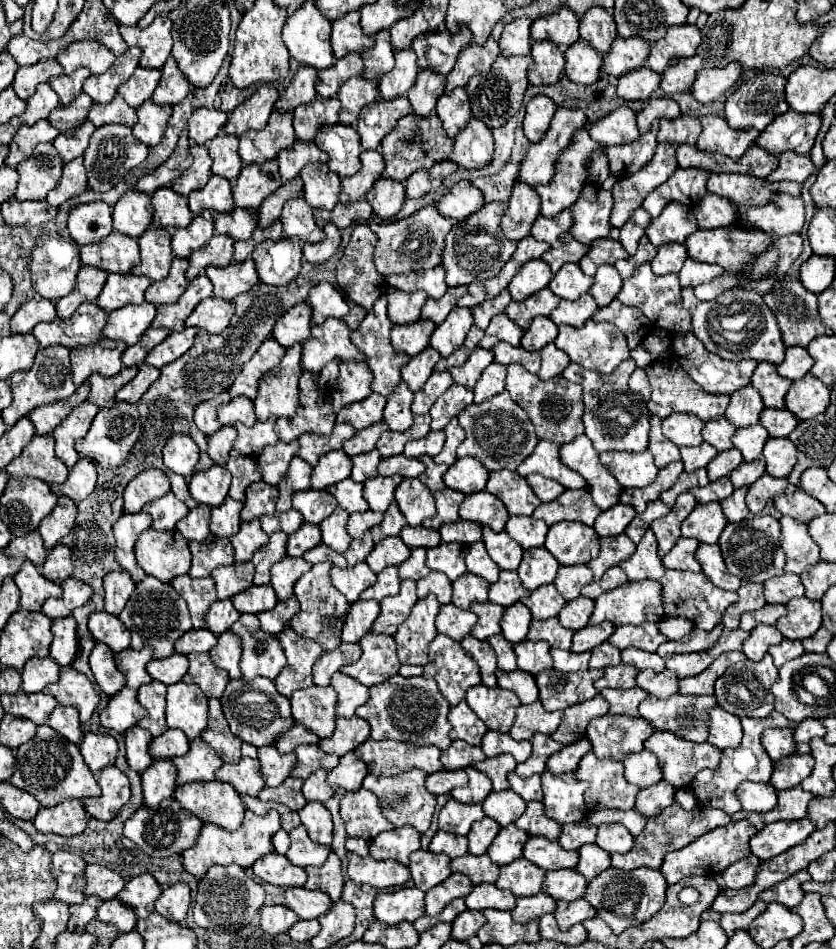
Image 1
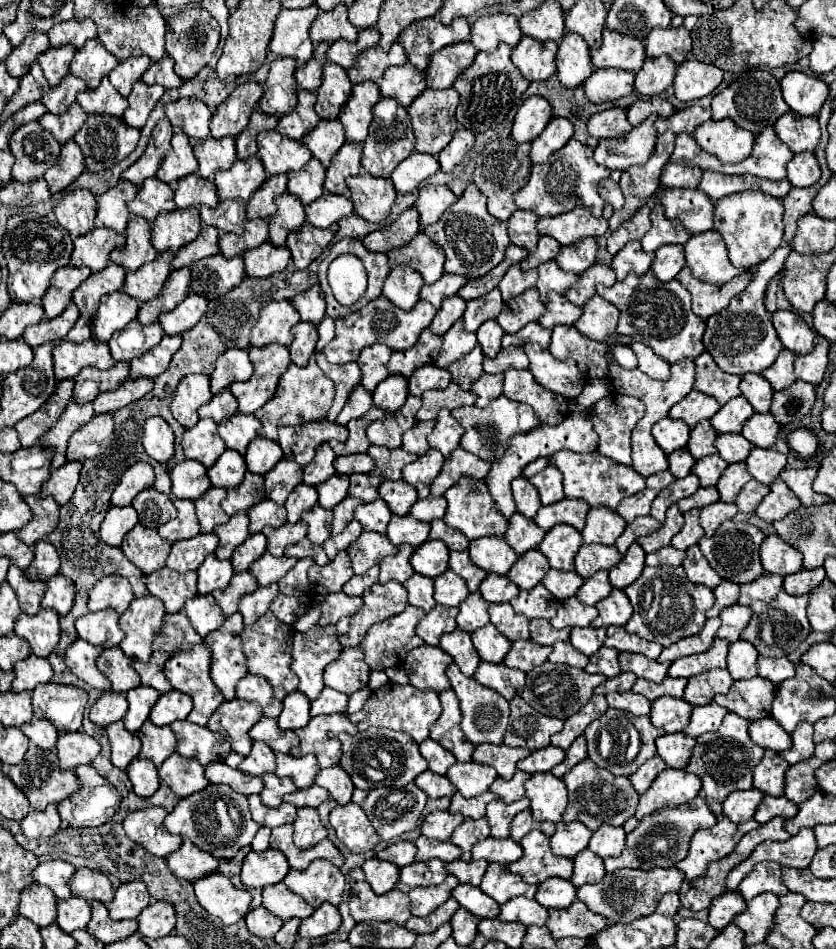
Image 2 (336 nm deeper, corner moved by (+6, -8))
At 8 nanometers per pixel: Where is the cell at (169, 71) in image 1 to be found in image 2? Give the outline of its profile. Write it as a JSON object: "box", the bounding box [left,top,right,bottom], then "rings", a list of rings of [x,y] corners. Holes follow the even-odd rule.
{"box":[142,55,184,89],"rings":[[[168,55],[162,57],[160,61],[152,63],[152,65],[144,71],[142,81],[148,83],[148,85],[158,83],[158,85],[162,85],[162,87],[166,87],[166,89],[170,89],[170,87],[180,87],[180,85],[184,83],[184,81],[174,73],[174,65],[172,65],[172,59],[170,59]]]}

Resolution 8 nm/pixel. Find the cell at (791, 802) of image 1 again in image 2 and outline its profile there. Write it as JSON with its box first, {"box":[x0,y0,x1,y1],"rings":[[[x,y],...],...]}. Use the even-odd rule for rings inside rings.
{"box":[754,795,798,825],"rings":[[[764,795],[764,799],[760,801],[760,805],[756,807],[756,813],[754,813],[754,819],[764,825],[768,823],[772,817],[784,817],[784,819],[792,819],[794,813],[796,813],[798,805],[788,801],[786,797],[770,797],[770,795]]]}

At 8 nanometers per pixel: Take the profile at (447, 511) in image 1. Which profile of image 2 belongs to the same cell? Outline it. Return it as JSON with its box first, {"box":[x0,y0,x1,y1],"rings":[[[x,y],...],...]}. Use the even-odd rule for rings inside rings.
{"box":[410,495,446,521],"rings":[[[430,495],[428,499],[418,499],[410,509],[410,515],[420,519],[420,521],[442,519],[444,513],[446,513],[446,499],[444,497],[434,497],[434,495]]]}

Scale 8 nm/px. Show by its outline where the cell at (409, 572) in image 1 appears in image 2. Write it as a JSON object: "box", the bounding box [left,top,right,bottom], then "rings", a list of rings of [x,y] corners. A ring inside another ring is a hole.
{"box":[380,545,414,583],"rings":[[[400,545],[398,553],[392,557],[382,559],[382,573],[380,573],[380,581],[398,581],[404,583],[408,577],[412,577],[414,569],[410,565],[410,555],[412,555],[414,547],[412,545]]]}

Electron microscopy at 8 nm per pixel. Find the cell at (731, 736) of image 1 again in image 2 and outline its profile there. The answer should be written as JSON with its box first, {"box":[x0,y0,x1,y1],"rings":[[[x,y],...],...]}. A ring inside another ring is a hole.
{"box":[684,701,728,737],"rings":[[[712,701],[712,705],[702,705],[702,707],[694,707],[692,715],[690,715],[690,723],[688,727],[684,727],[684,733],[688,737],[700,737],[706,731],[716,731],[716,727],[720,727],[724,715],[728,713],[728,709],[716,705]]]}

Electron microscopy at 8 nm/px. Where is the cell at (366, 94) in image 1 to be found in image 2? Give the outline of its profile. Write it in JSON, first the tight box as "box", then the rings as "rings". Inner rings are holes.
{"box":[316,63,352,119],"rings":[[[324,63],[322,67],[322,85],[316,89],[316,113],[320,119],[338,119],[344,101],[350,97],[352,83],[342,67],[336,63]]]}

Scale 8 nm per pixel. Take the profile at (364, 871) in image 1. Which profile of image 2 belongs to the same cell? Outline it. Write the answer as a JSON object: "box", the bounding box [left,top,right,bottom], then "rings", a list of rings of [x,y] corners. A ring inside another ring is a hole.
{"box":[364,859,398,895],"rings":[[[368,859],[364,865],[364,875],[366,875],[366,881],[370,883],[370,887],[378,893],[378,895],[384,895],[388,891],[394,889],[396,881],[398,881],[398,867],[388,863],[388,861],[382,861],[382,859]]]}

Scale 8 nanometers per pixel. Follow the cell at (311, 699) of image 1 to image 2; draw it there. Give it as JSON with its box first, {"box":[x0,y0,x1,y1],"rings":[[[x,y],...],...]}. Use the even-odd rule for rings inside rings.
{"box":[278,691,310,729],"rings":[[[292,691],[282,699],[282,711],[278,715],[278,727],[286,729],[300,729],[310,721],[310,699],[304,697],[300,691]]]}

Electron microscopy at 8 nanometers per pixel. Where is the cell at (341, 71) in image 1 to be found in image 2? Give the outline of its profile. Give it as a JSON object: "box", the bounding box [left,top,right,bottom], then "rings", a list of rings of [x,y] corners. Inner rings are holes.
{"box":[294,43,328,91],"rings":[[[318,43],[312,53],[312,59],[296,69],[294,77],[296,77],[298,87],[302,87],[306,91],[314,91],[320,87],[320,67],[326,63],[326,59],[324,59],[326,51],[328,51],[328,43]]]}

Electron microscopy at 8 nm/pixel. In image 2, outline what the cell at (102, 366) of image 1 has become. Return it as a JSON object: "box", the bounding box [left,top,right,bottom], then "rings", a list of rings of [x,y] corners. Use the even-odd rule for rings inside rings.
{"box":[52,339,114,381],"rings":[[[88,339],[82,343],[60,341],[52,349],[52,359],[54,359],[54,375],[58,381],[76,377],[76,373],[86,365],[108,369],[114,363],[108,345],[96,339]]]}

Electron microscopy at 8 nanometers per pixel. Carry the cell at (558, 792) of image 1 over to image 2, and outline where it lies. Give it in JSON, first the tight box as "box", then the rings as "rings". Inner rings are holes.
{"box":[526,773,566,823],"rings":[[[536,773],[526,783],[530,811],[538,821],[558,823],[566,809],[566,785],[552,773]]]}

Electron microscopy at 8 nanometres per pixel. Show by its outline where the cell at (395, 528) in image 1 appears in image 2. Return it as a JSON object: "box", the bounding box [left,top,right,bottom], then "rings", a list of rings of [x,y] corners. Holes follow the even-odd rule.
{"box":[354,497,392,533],"rings":[[[378,497],[372,503],[362,503],[360,507],[354,509],[354,517],[362,523],[366,531],[376,531],[376,533],[386,533],[388,521],[392,517],[388,505]]]}

